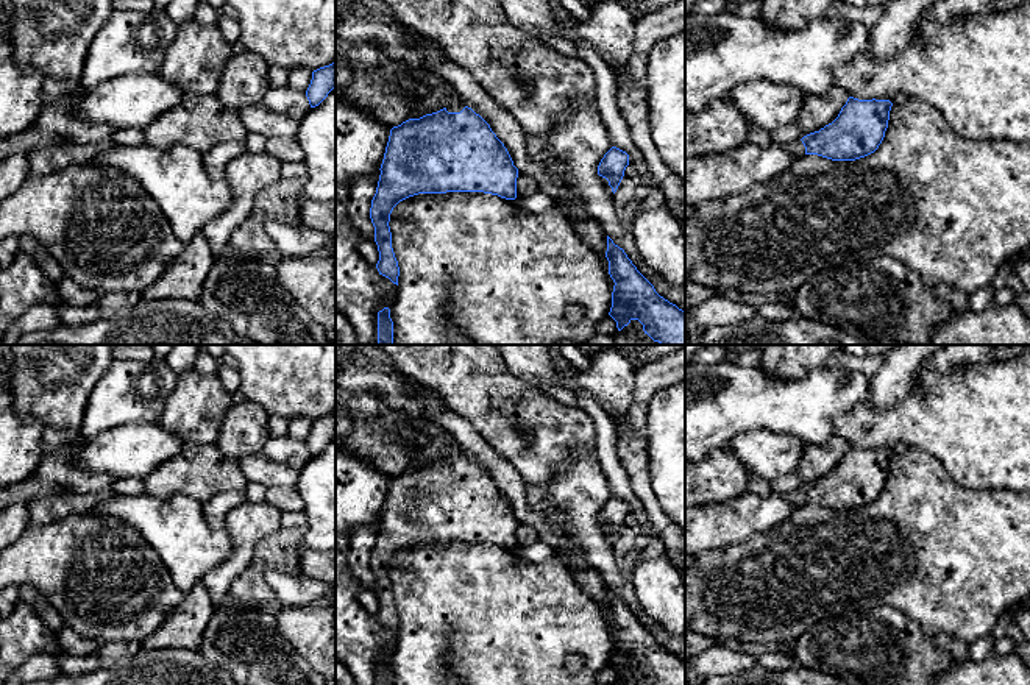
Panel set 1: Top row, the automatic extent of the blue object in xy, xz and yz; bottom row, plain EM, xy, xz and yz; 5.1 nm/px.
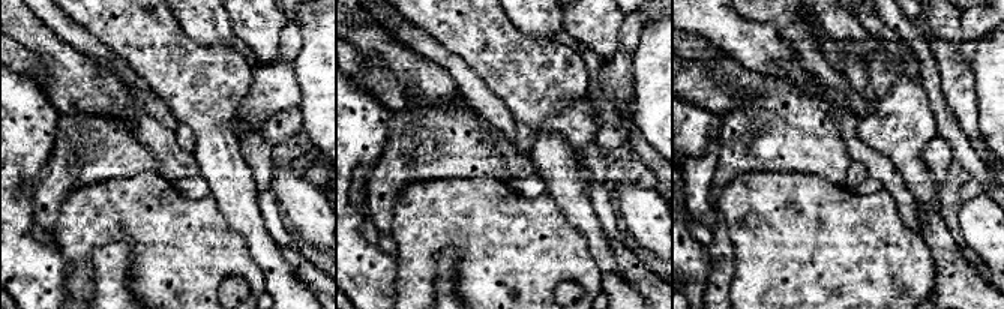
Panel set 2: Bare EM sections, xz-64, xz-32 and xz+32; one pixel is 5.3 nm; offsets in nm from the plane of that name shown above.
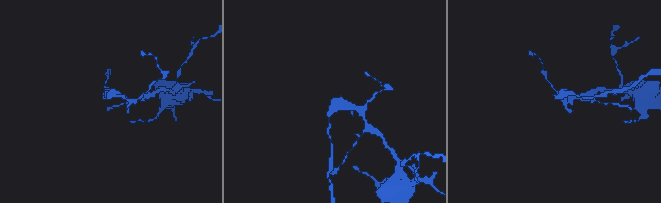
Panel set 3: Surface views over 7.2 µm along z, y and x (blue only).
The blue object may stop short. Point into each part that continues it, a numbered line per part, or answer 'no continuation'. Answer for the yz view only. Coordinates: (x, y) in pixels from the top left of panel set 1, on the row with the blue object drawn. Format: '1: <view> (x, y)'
1: yz (796, 149)

